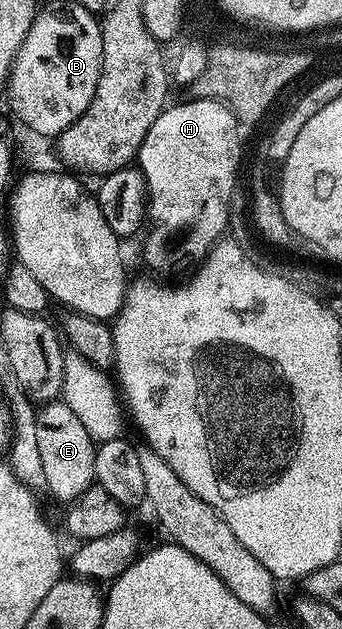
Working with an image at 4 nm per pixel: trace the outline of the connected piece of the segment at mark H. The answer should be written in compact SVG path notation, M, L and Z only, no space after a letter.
M194 97L190 101L191 103L178 103L175 107L174 104L167 106L166 110L160 113L160 117L156 117L156 121L152 121L152 129L148 129L136 156L136 167L144 184L144 215L148 220L144 227L146 236L142 239L142 259L146 262L147 269L154 275L178 275L181 271L189 272L191 269L197 268L213 250L218 240L227 234L226 227L228 228L230 223L230 202L227 200L231 185L229 174L232 164L237 158L237 144L234 139L234 122L232 121L234 114L225 103L216 99Z

